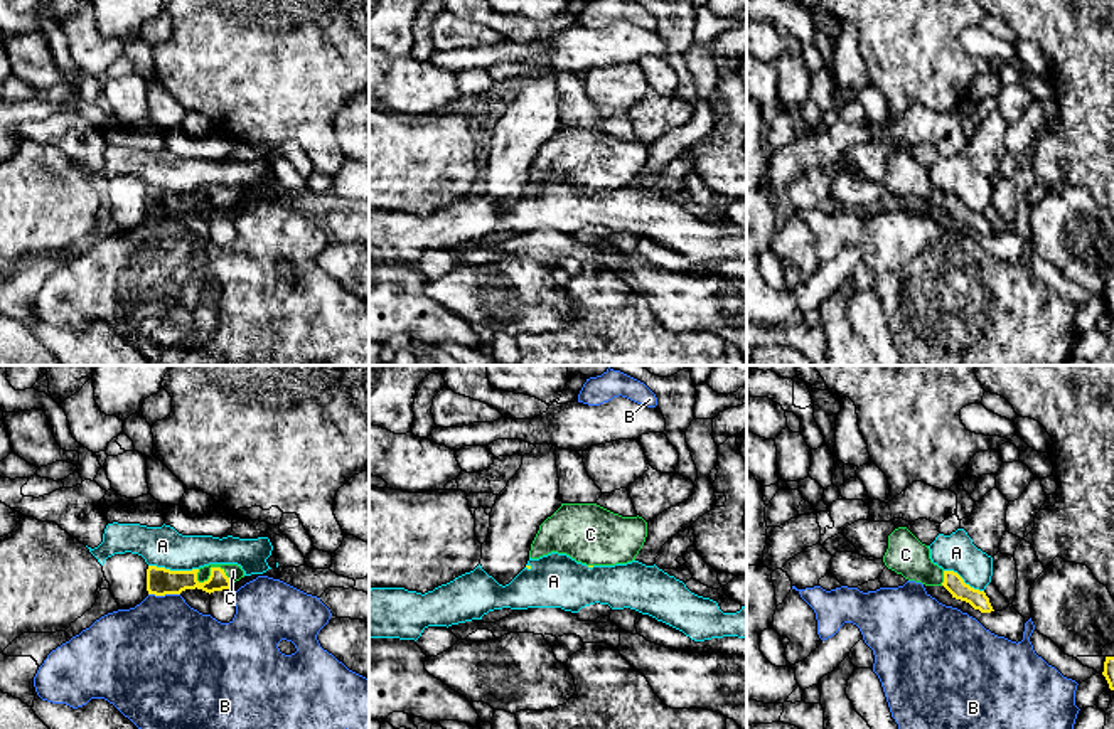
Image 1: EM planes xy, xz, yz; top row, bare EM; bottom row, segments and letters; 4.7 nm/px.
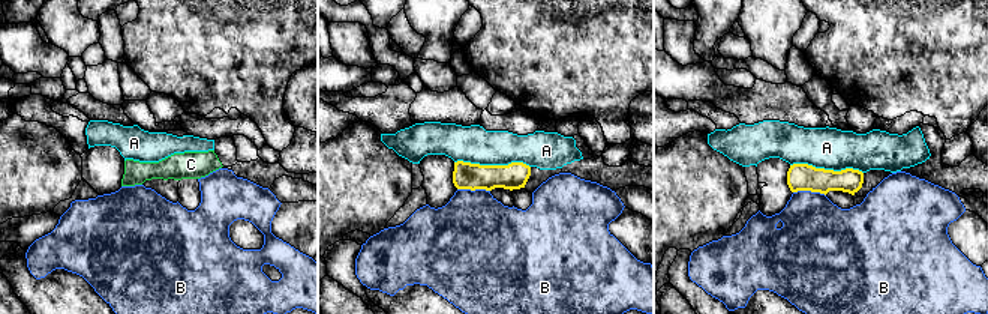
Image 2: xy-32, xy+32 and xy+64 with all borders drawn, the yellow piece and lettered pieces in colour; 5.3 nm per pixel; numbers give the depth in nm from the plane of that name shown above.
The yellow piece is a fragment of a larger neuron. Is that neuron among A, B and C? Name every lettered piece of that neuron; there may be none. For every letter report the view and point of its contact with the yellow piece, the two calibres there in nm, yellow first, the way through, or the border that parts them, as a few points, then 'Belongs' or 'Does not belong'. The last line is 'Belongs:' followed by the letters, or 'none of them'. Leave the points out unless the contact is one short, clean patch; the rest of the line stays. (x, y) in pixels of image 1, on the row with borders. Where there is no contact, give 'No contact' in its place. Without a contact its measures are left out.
A: Touches yellow at xy (174, 571). Thickness 140 nm (yellow) against 190 nm. Boundary: xy (149, 564), (171, 569), (198, 569). Does not belong
B: Touches yellow at xy (164, 595). Thickness 140 nm (yellow) against 480 nm. Boundary: xy (149, 593), (179, 595). Does not belong
C: Touches yellow at xy (211, 569). Thickness 140 nm (yellow) against 80 nm. Path across: xy (160, 581), (203, 581), (211, 569), (233, 571). Belongs
Belongs: C

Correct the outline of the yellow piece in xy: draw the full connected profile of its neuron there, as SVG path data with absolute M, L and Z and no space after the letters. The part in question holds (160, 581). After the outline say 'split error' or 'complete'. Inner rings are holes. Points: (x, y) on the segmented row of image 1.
M209 564L192 571L170 571L148 566L147 591L148 594L165 596L197 588L211 594L229 589L241 577L244 577L244 571L238 564Z; split error

